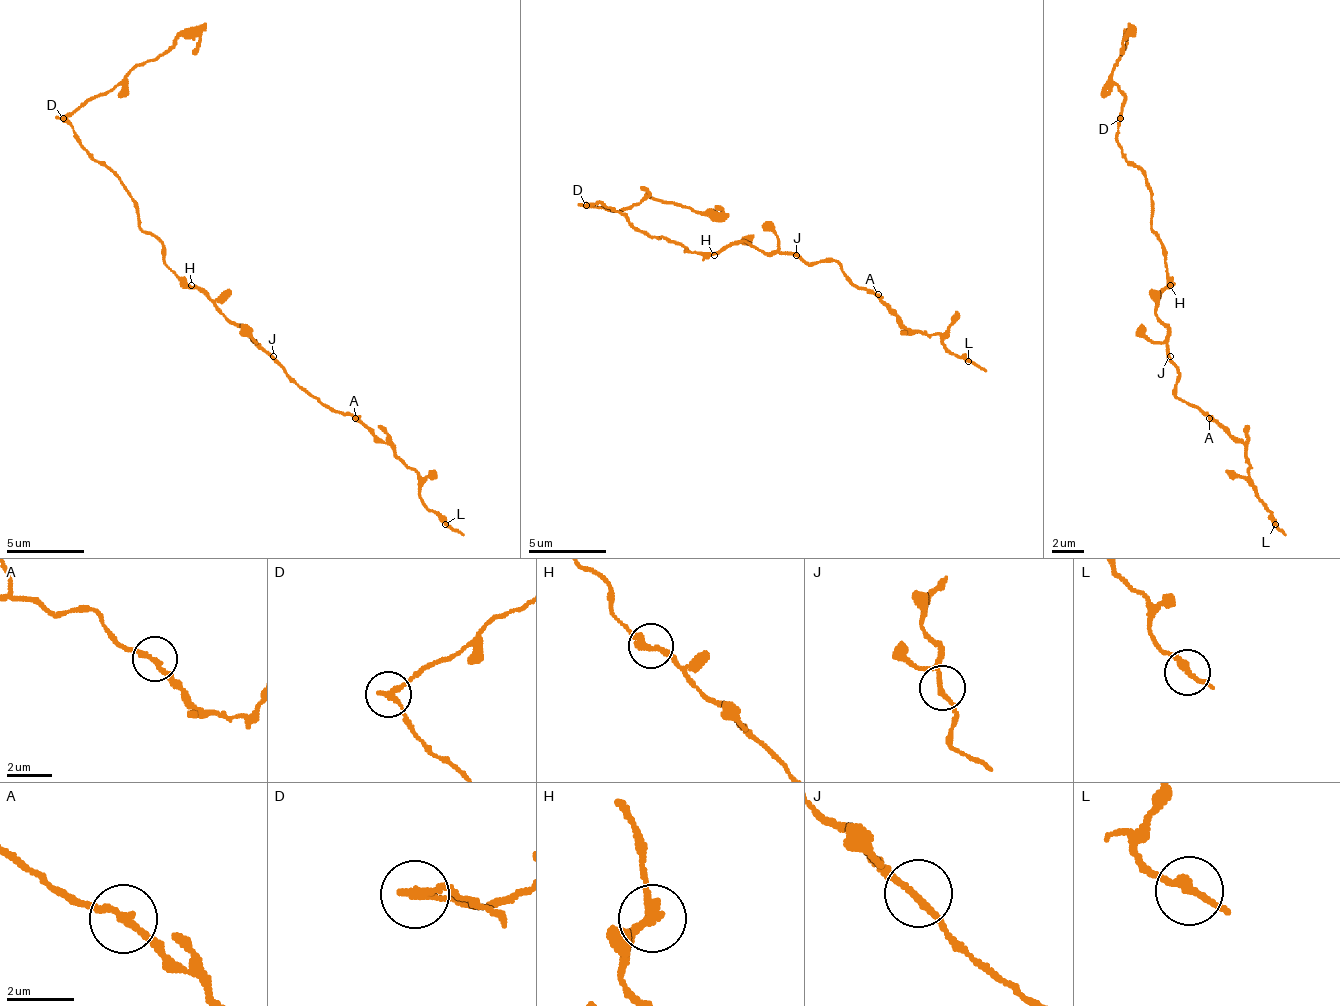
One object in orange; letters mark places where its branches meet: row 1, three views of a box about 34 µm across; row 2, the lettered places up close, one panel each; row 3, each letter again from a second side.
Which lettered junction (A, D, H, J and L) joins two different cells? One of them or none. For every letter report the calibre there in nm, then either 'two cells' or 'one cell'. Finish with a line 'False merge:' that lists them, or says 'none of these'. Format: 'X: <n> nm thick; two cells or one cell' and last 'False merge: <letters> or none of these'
A: 200 nm thick; one cell
D: 200 nm thick; two cells
H: 280 nm thick; one cell
J: 200 nm thick; one cell
L: 240 nm thick; one cell
False merge: D

